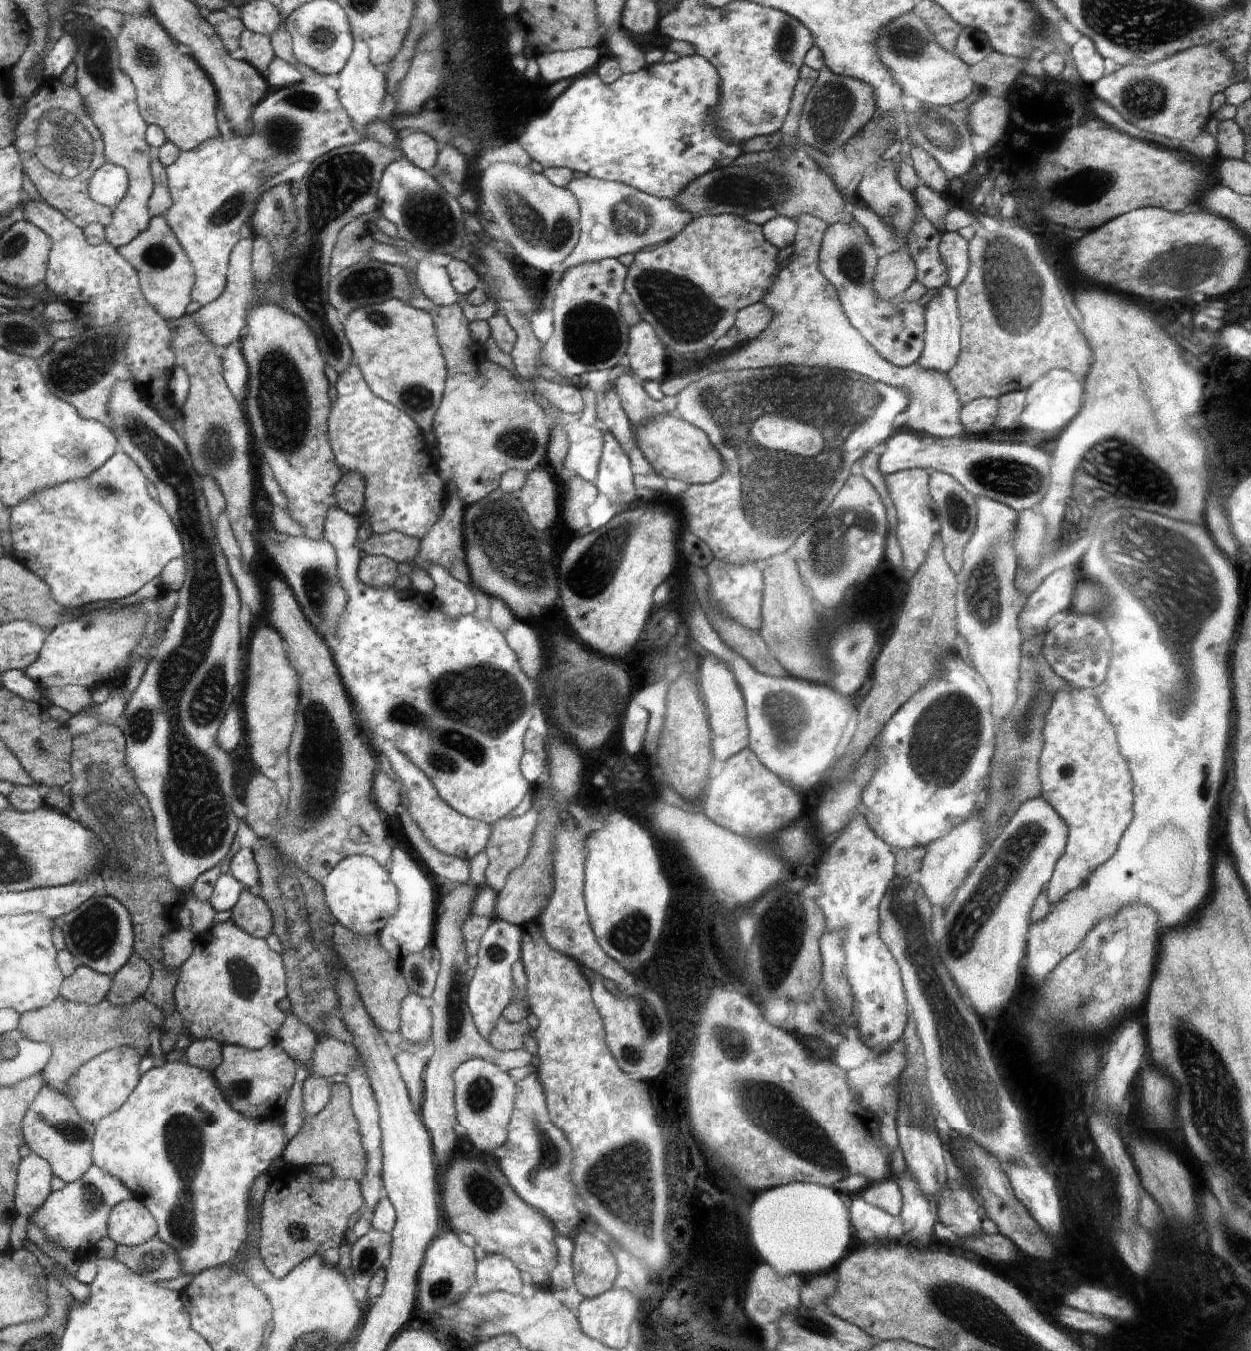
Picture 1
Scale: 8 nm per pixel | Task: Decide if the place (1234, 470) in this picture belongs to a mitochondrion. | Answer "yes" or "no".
no

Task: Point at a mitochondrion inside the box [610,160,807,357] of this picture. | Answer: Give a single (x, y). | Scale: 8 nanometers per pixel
(685, 312)

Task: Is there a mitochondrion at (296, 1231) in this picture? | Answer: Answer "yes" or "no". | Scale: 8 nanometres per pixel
yes

